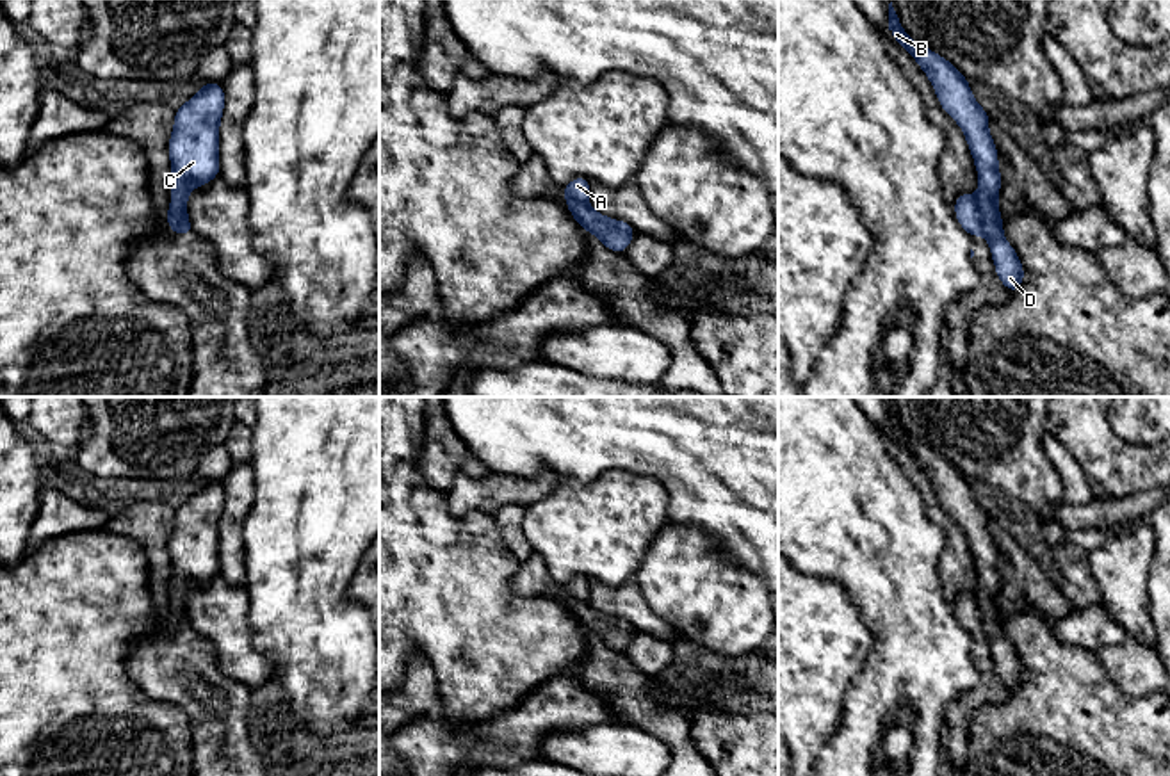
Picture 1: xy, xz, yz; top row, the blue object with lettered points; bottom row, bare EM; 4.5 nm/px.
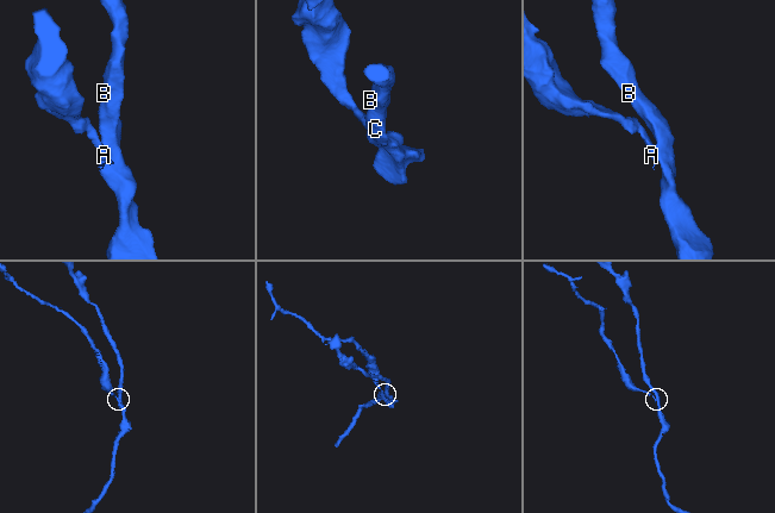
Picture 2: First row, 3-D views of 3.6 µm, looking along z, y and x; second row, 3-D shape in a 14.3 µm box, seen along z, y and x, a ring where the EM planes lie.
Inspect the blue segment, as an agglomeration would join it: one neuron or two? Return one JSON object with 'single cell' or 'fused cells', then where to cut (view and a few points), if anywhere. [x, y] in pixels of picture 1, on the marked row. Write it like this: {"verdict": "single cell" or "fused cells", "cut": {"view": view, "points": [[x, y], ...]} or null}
{"verdict": "fused cells", "cut": {"view": "yz", "points": [[974, 198], [985, 234]]}}

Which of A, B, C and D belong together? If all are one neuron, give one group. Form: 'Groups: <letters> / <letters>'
Groups: A / B C D

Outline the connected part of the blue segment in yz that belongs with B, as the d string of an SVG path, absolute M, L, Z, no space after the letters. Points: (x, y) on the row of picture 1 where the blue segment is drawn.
M889 4L889 30L892 37L910 53L930 77L940 107L962 126L967 146L972 151L979 174L978 206L983 219L985 237L990 244L997 278L1008 292L1019 292L1024 279L1024 267L1015 249L1003 235L1003 217L997 208L1001 174L997 164L997 146L988 133L988 114L981 109L969 87L969 80L944 57L926 46L917 44L903 30L899 18Z

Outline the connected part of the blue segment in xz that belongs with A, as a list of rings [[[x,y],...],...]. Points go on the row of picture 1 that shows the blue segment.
[[[577,176],[568,185],[563,187],[565,201],[588,203],[589,190],[591,190],[589,180]]]

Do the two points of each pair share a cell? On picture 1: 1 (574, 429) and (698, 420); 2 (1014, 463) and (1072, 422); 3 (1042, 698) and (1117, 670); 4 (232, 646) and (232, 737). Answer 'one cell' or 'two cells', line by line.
1: one cell
2: two cells
3: two cells
4: two cells

